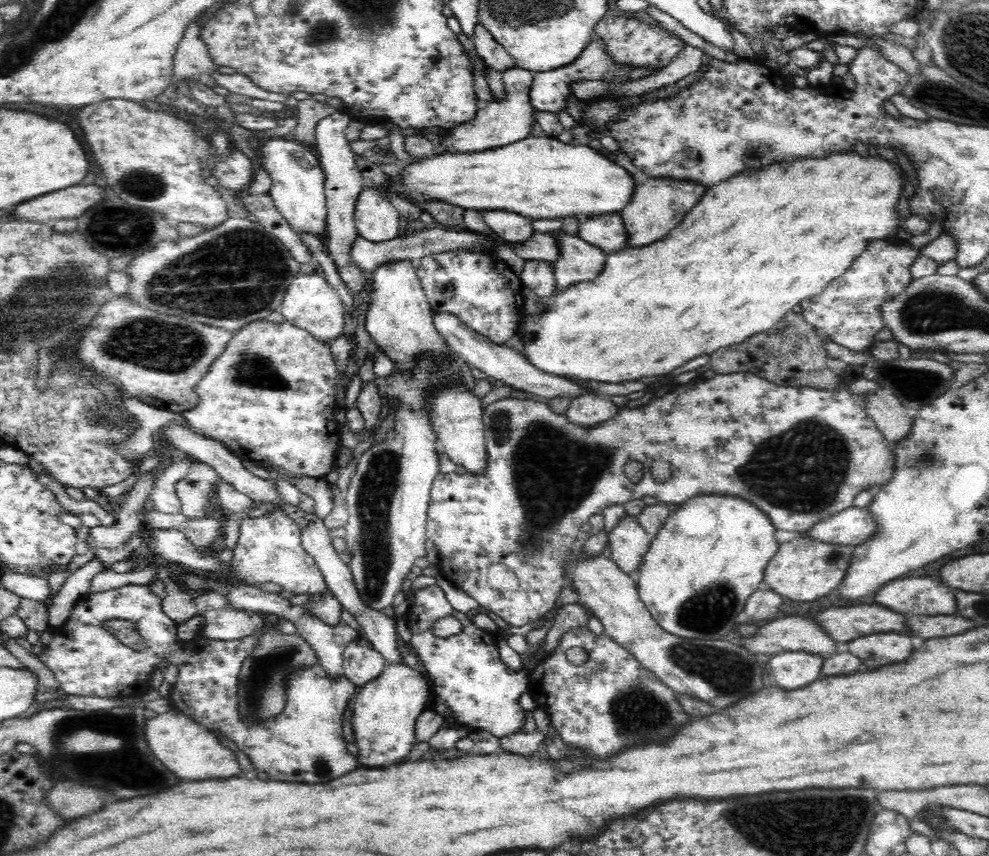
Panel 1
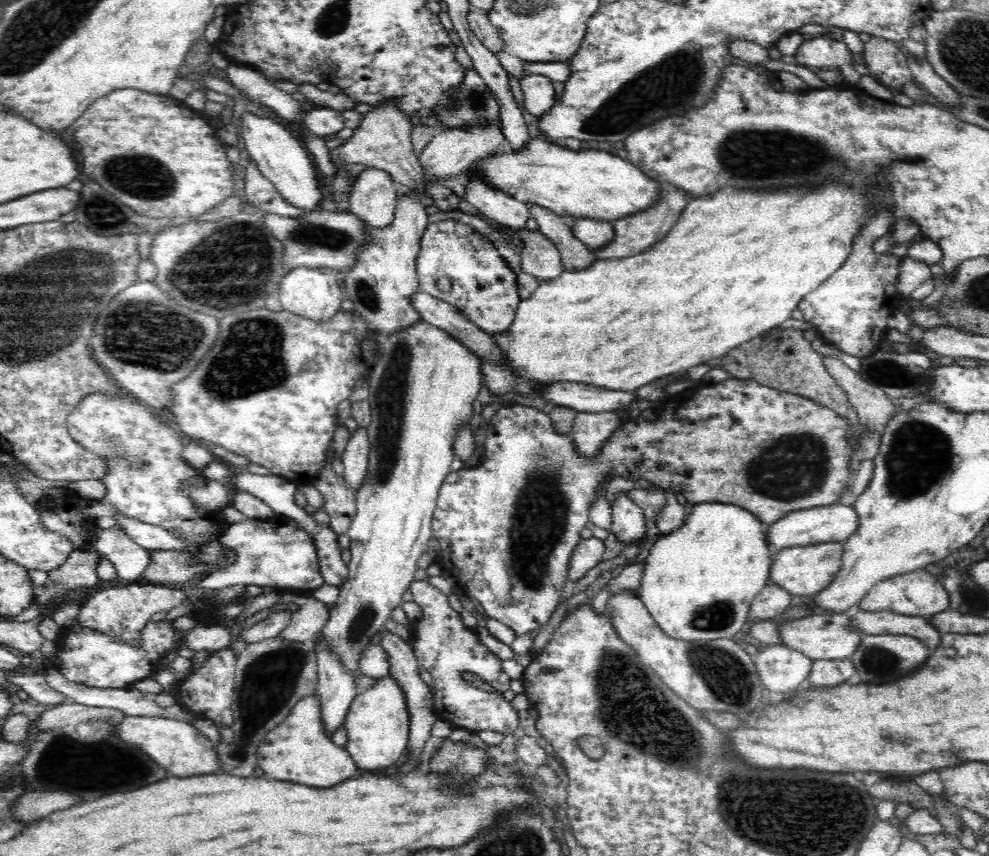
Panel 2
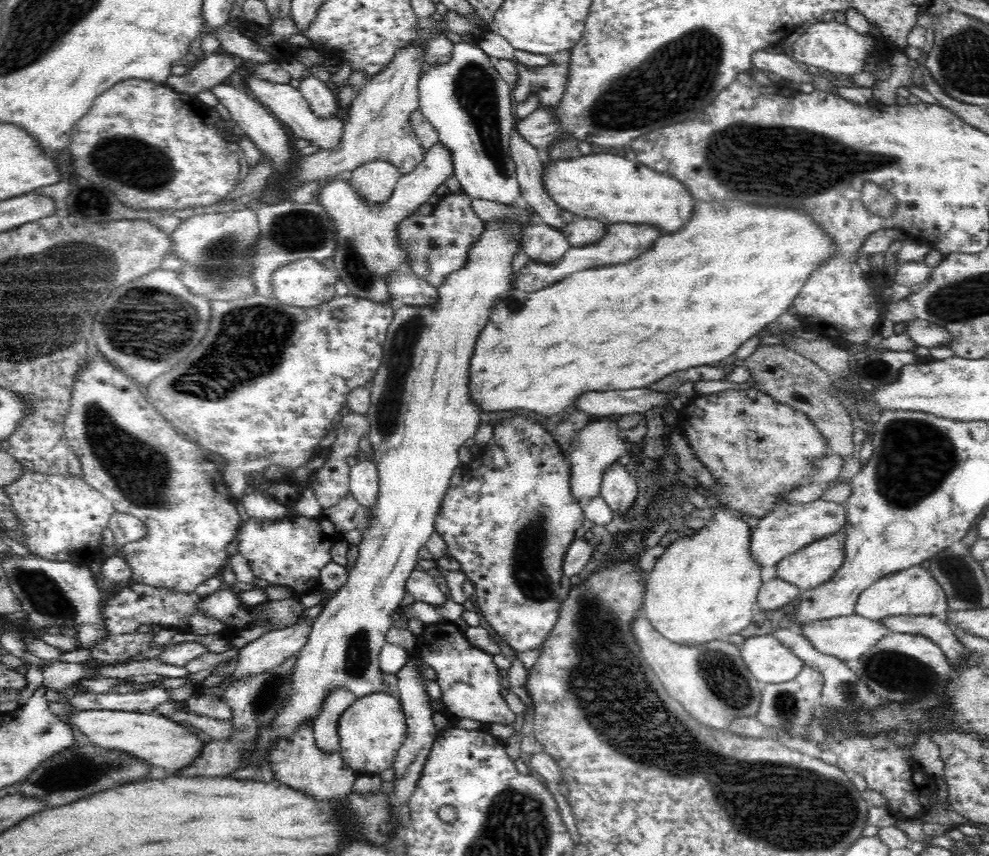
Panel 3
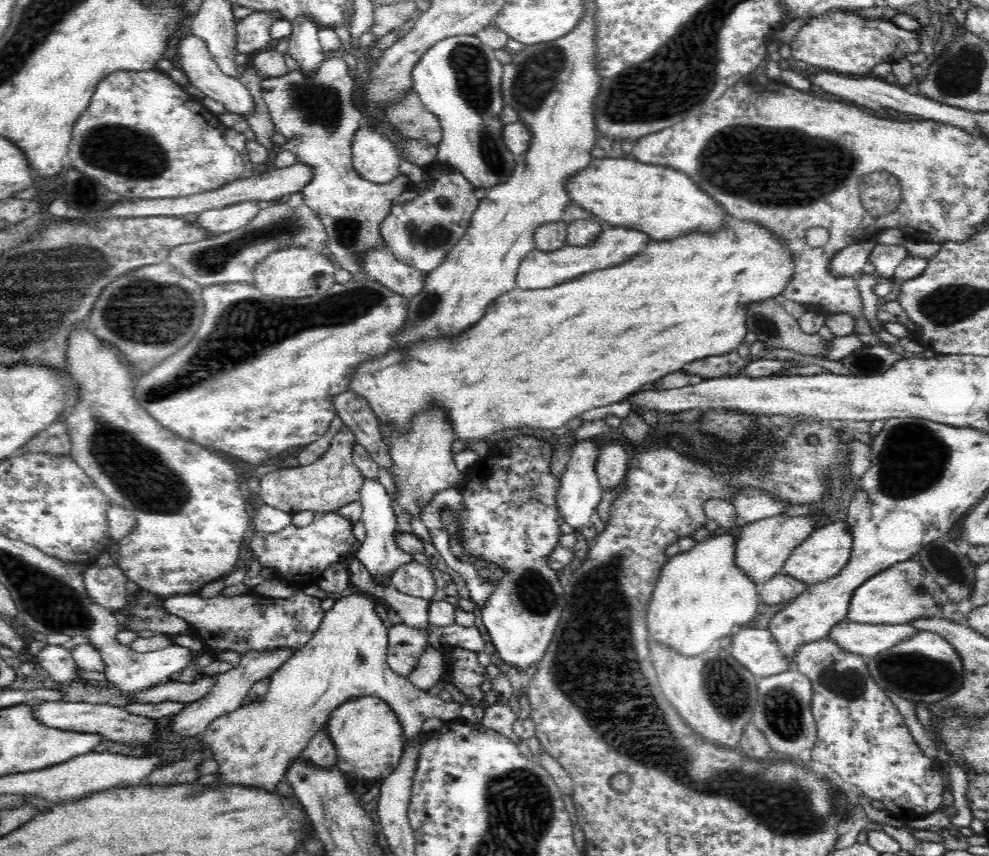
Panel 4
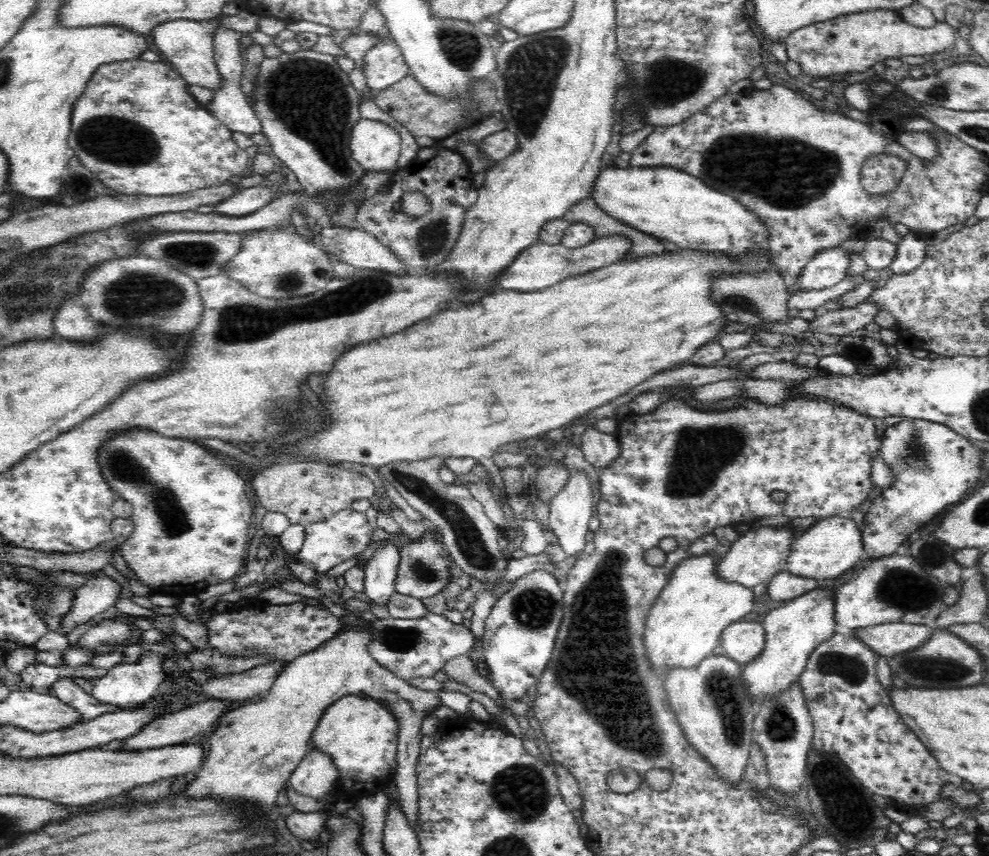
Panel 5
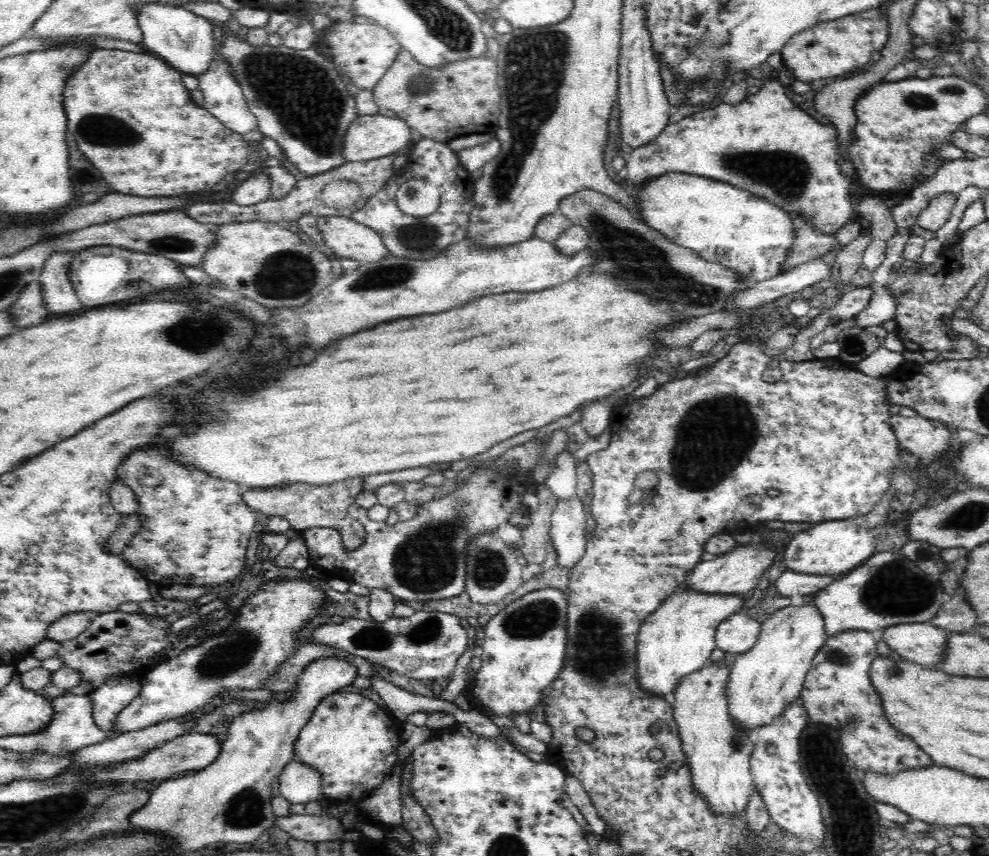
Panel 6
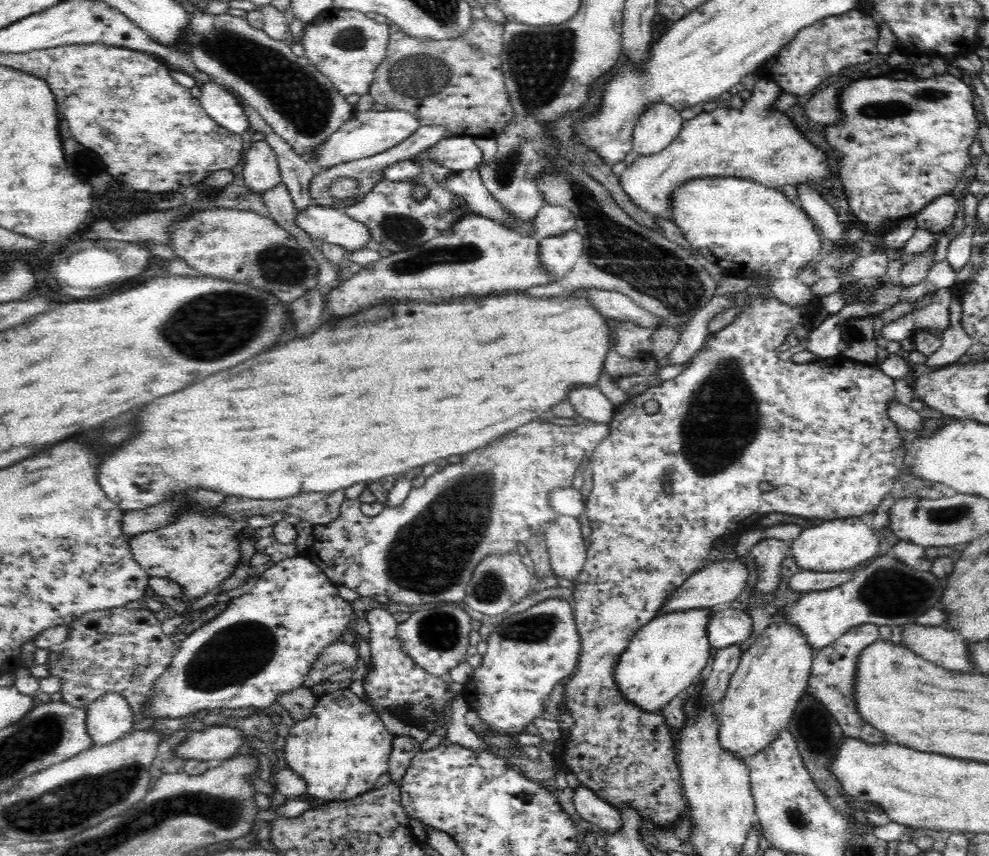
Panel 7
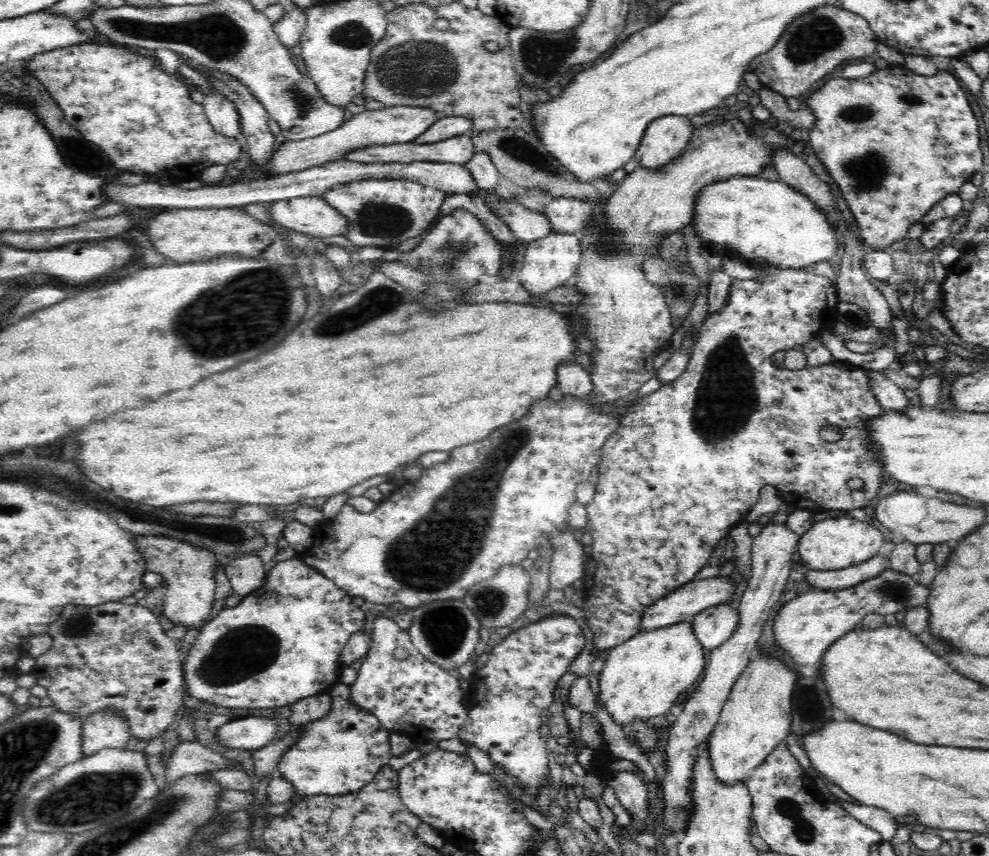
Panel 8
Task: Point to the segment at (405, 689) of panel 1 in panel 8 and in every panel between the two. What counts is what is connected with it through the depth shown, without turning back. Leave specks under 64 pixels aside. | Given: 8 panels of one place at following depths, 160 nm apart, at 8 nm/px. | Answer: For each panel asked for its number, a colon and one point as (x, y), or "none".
2: (377, 725)
3: (371, 731)
4: (369, 739)
5: (361, 735)
6: (353, 743)
7: (341, 749)
8: (338, 754)

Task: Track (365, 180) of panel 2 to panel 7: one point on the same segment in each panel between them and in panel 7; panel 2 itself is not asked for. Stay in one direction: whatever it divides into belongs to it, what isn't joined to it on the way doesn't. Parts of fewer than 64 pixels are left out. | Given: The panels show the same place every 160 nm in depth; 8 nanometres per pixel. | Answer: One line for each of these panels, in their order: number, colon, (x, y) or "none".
3: (375, 181)
4: (375, 157)
5: (375, 145)
6: (368, 137)
7: (370, 132)

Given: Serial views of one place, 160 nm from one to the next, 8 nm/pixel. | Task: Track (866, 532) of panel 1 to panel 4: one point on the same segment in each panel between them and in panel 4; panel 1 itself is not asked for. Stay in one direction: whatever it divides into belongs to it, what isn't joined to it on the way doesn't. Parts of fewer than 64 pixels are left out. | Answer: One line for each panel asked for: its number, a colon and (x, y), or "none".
2: (835, 522)
3: (788, 528)
4: (762, 547)

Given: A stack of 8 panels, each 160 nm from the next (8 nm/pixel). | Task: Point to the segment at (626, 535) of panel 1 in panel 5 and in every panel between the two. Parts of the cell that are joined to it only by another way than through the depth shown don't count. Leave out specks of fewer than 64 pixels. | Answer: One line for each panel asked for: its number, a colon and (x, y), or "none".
2: (628, 521)
3: (618, 488)
4: (611, 466)
5: (600, 449)

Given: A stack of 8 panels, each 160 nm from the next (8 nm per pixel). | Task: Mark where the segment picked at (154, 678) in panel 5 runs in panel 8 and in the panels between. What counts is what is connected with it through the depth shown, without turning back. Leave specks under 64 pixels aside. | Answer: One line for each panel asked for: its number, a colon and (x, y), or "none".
6: (108, 699)
7: (109, 718)
8: (105, 729)

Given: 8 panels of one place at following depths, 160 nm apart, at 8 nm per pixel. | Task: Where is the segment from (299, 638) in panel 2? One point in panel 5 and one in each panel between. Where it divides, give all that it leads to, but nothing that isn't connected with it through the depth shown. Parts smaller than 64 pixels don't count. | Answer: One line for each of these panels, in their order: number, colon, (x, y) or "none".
3: (270, 650)
4: (230, 690)
5: (187, 724)

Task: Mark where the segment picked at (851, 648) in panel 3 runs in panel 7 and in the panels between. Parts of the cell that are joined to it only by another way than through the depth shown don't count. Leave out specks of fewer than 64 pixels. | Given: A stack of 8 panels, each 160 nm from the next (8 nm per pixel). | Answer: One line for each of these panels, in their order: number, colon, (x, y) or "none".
4: (865, 639)
5: (887, 639)
6: (923, 643)
7: (940, 645)

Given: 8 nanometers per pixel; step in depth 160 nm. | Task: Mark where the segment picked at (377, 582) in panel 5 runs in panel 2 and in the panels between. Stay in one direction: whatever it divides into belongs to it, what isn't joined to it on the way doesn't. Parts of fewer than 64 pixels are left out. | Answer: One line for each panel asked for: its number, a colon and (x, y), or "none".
2: (355, 456)
3: (364, 482)
4: (381, 556)

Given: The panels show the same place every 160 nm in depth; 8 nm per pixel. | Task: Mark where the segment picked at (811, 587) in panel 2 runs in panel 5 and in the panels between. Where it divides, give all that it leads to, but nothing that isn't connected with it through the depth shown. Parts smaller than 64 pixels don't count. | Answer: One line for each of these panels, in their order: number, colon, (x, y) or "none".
3: (816, 563)
4: (826, 551)
5: (833, 545)

